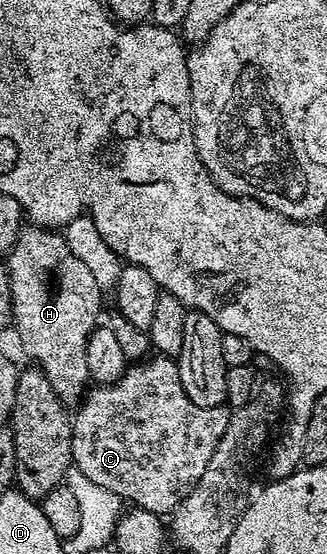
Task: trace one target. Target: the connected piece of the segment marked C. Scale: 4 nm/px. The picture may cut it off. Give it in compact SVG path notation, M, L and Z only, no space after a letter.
M158 354L132 363L117 382L92 387L77 411L79 413L74 413L71 422L74 471L85 474L89 482L117 494L128 505L156 514L174 512L175 507L194 490L231 420L231 412L226 407L202 408L189 402L179 381L178 363L170 356Z

